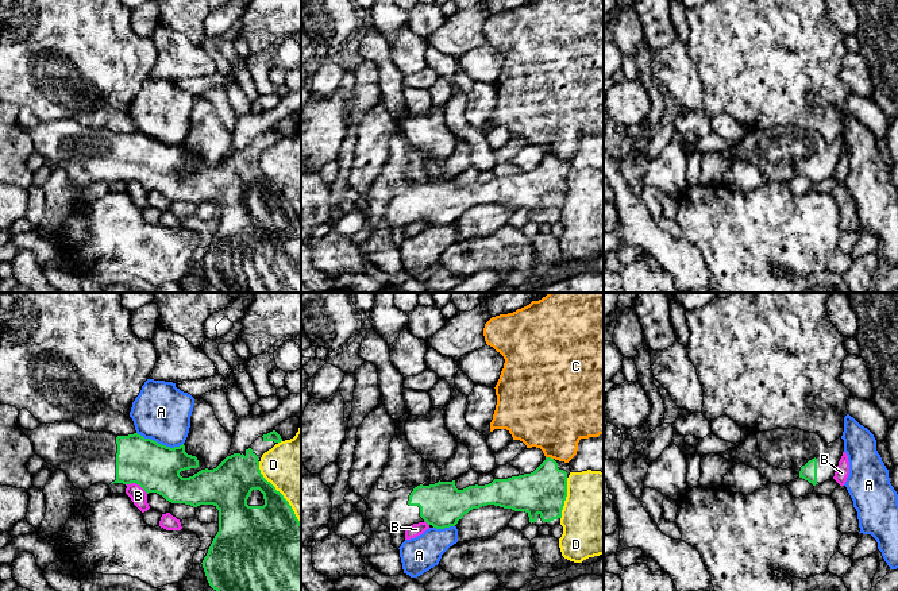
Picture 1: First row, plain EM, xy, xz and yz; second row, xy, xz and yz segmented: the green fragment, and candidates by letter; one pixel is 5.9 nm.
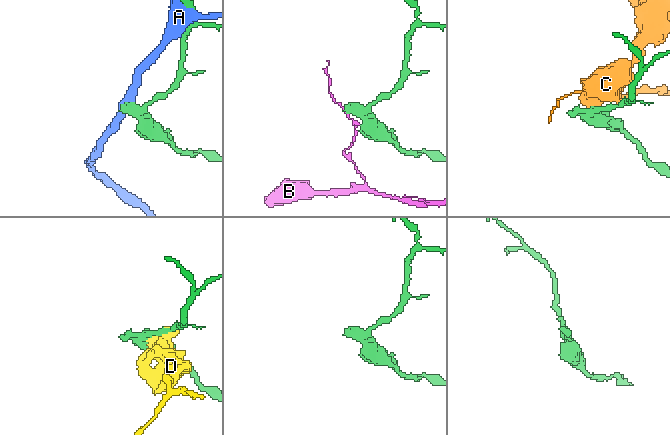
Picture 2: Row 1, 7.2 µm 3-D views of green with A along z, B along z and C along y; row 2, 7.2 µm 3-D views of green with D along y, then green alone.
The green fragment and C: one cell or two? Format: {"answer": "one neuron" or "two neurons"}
{"answer": "two neurons"}

